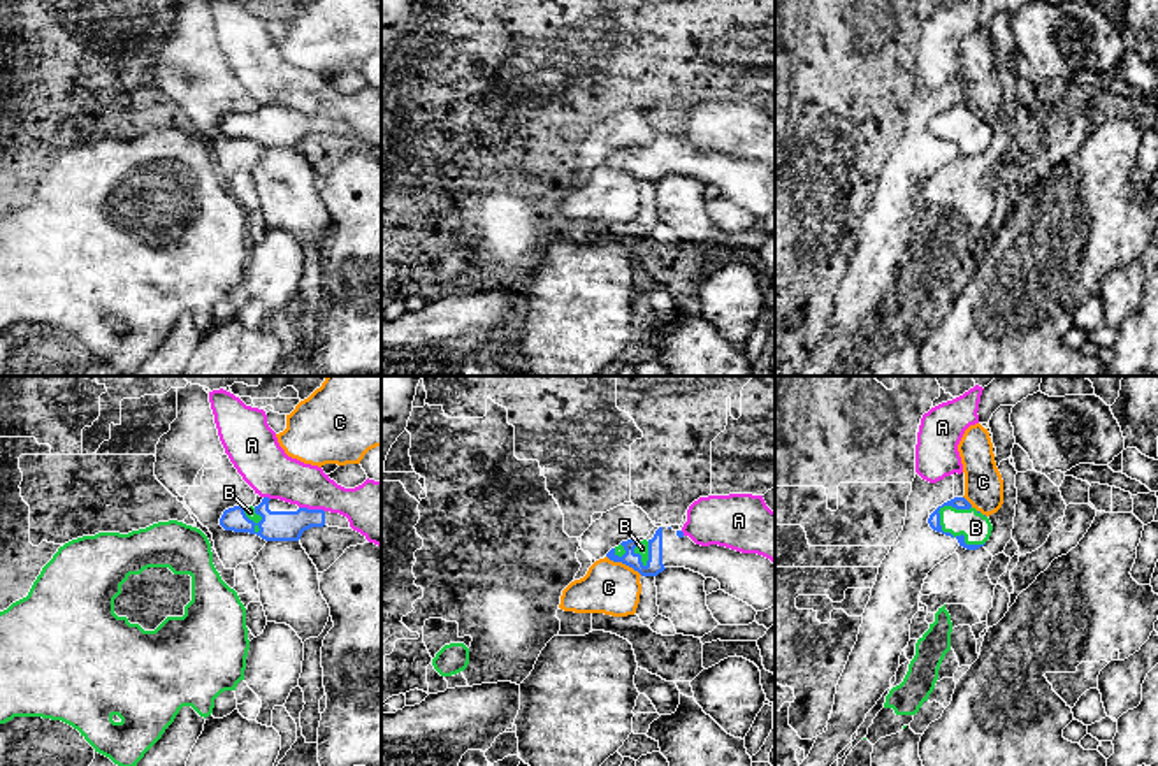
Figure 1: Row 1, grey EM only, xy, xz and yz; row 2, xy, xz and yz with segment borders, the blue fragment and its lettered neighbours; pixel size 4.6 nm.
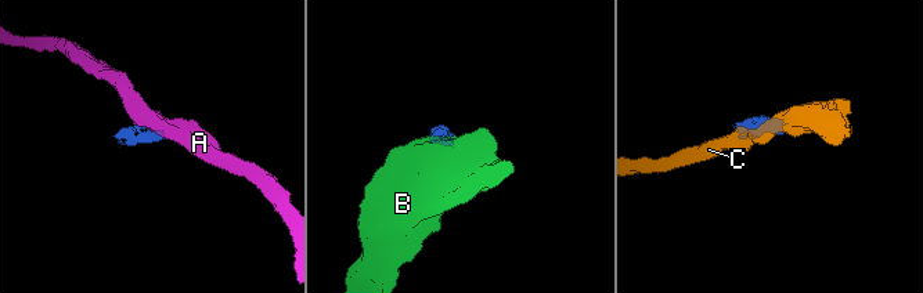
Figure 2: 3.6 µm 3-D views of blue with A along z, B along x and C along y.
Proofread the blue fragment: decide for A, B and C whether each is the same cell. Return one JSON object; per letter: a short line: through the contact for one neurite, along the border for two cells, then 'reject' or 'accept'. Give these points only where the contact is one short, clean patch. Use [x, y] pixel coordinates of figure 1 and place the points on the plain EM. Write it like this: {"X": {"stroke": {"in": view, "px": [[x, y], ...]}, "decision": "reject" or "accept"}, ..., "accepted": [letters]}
{"A": {"stroke": {"in": "xy", "px": [[299, 113], [324, 118]]}, "decision": "reject"}, "B": {"stroke": {"in": "yz", "px": [[960, 109], [939, 118], [953, 143], [962, 134], [976, 134]]}, "decision": "accept"}, "C": {"stroke": {"in": "xz", "px": [[607, 162], [642, 181]]}, "decision": "reject"}, "accepted": ["B"]}

